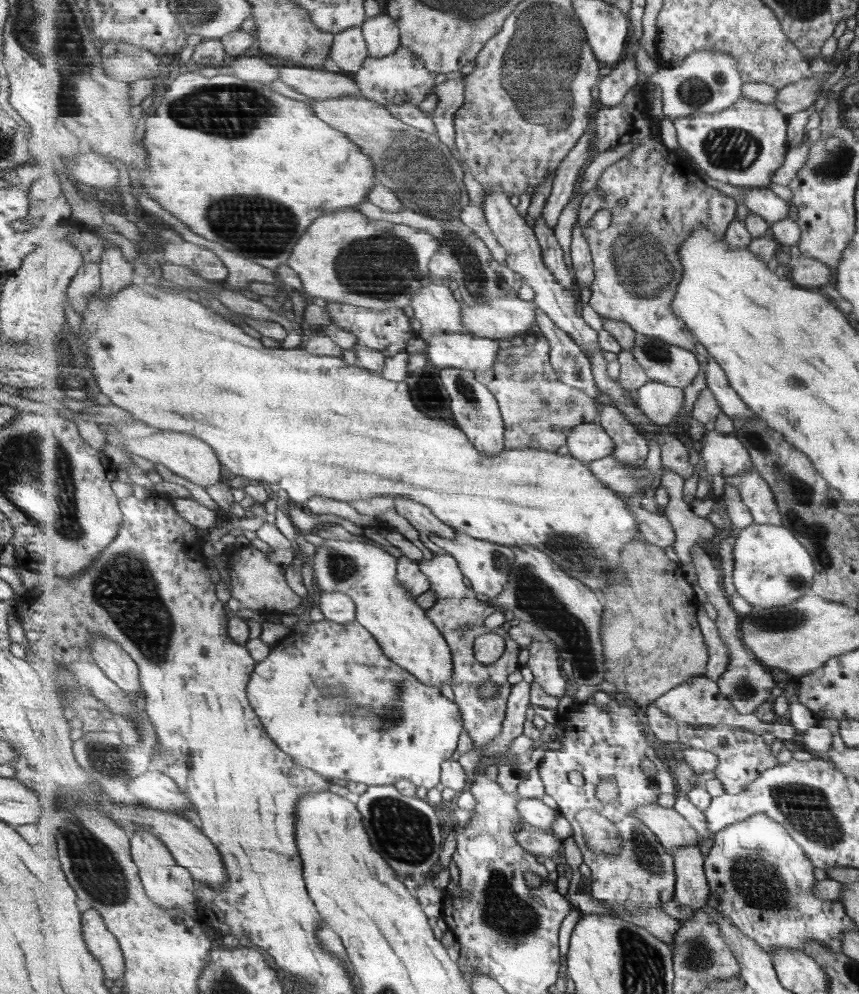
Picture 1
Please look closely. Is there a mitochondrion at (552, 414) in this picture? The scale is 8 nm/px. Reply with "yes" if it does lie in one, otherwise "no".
no

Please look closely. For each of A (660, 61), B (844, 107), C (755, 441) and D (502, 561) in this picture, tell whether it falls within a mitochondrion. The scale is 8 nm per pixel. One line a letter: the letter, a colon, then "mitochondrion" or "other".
A: other
B: other
C: mitochondrion
D: mitochondrion

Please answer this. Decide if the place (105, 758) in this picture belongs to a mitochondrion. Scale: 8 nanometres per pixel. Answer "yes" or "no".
yes

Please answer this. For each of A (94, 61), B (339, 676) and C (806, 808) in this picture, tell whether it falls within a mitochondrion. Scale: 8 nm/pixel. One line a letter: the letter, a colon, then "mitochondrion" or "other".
A: mitochondrion
B: other
C: mitochondrion

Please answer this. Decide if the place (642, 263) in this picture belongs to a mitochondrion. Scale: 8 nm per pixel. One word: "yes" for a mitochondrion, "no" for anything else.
yes

